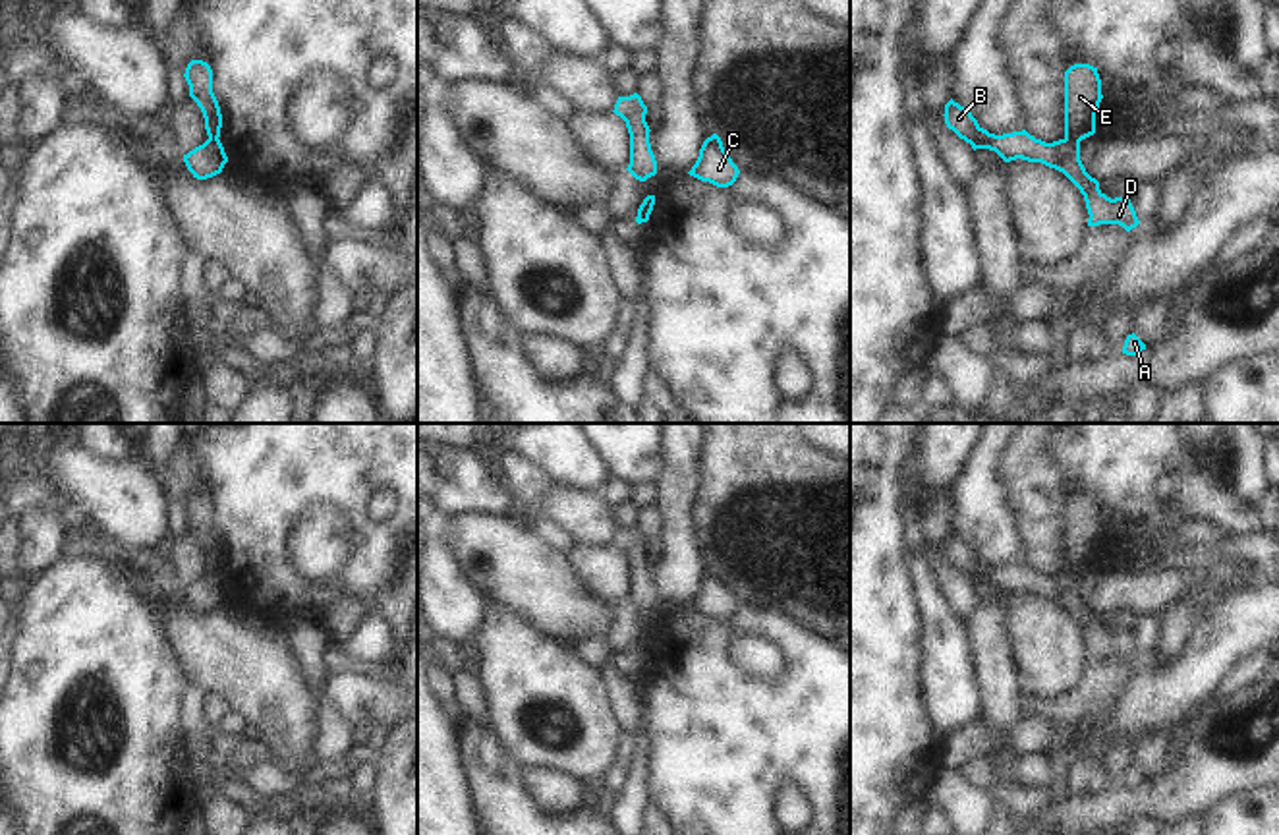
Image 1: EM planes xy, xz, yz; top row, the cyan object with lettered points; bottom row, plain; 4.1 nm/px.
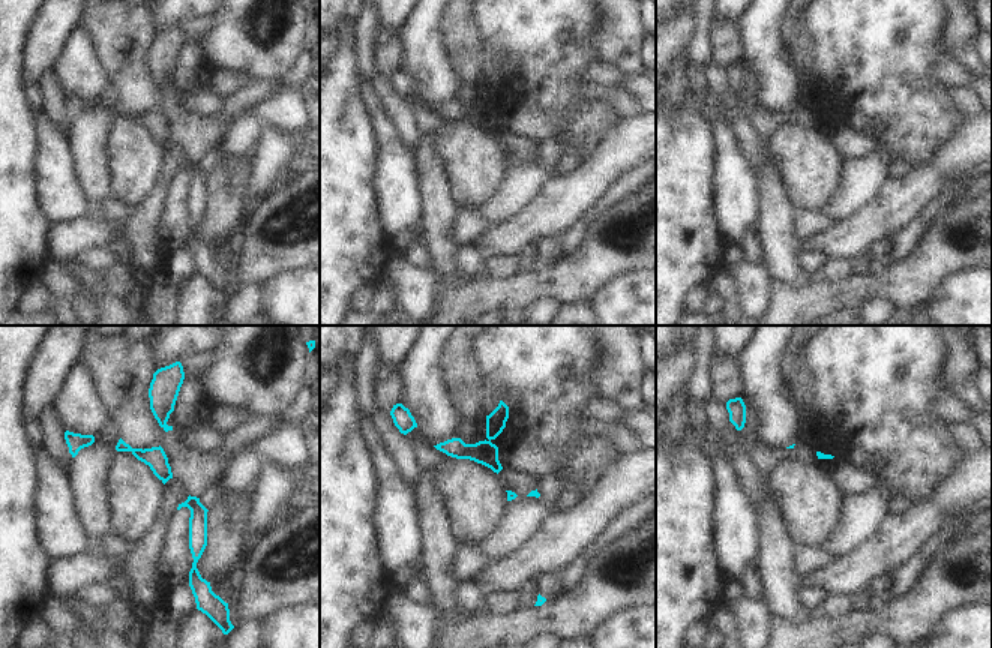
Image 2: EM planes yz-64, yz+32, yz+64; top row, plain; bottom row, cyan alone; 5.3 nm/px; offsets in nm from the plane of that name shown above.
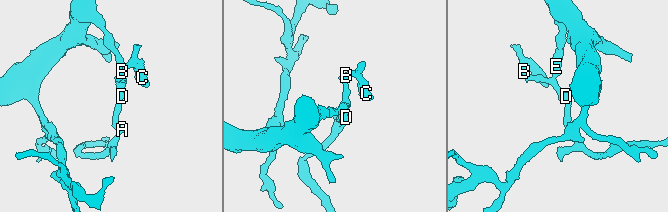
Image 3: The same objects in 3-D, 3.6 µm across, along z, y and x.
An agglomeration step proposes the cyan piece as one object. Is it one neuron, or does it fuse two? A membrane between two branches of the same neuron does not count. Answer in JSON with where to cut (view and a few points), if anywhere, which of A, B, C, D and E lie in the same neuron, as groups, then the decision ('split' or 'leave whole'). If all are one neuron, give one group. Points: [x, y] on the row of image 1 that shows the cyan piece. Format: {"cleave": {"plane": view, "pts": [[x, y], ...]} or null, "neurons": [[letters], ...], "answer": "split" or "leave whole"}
{"cleave": {"plane": "yz", "pts": [[1065, 138], [1079, 142]]}, "neurons": [["A", "B", "C", "D"], ["E"]], "answer": "split"}

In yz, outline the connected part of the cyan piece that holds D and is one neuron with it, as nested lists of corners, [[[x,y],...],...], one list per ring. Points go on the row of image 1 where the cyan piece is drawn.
[[[952,99],[945,104],[945,124],[972,149],[995,151],[1005,162],[1022,158],[1028,162],[1041,162],[1063,172],[1084,195],[1088,209],[1088,226],[1119,224],[1126,232],[1140,224],[1130,197],[1107,197],[1099,189],[1099,182],[1092,178],[1080,160],[1078,139],[1059,139],[1045,143],[1036,139],[1026,130],[995,135],[983,130],[972,112]]]

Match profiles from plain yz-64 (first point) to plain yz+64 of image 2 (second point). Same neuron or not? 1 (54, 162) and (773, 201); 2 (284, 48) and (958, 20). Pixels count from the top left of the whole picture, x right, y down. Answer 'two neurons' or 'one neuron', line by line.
1: two neurons
2: one neuron

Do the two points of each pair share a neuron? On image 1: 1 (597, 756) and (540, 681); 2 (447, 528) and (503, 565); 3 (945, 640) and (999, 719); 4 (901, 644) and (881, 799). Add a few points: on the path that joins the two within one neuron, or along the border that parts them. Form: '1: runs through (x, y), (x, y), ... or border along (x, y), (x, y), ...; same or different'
1: runs through (586, 735), (582, 716), (561, 694); same
2: runs through (460, 534), (489, 551); same
3: border along (984, 700), (980, 719); different
4: runs through (881, 683), (881, 760); same

